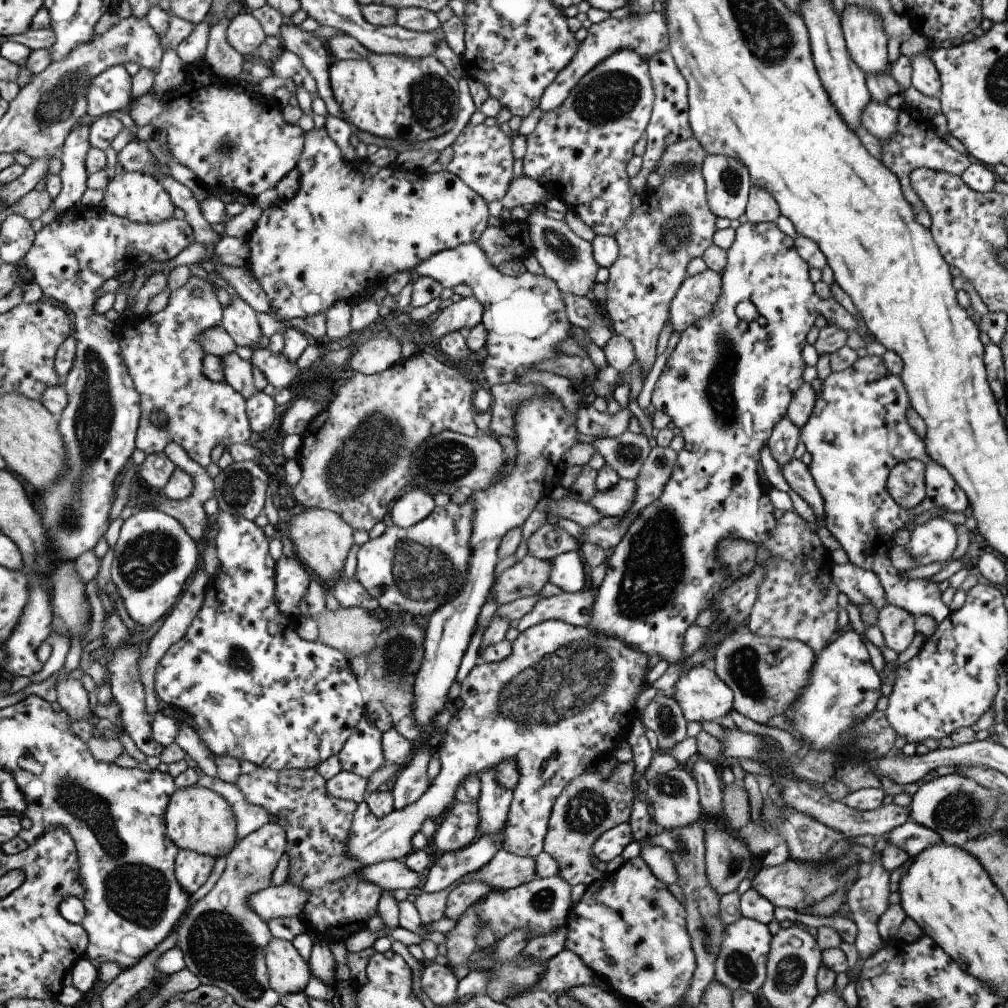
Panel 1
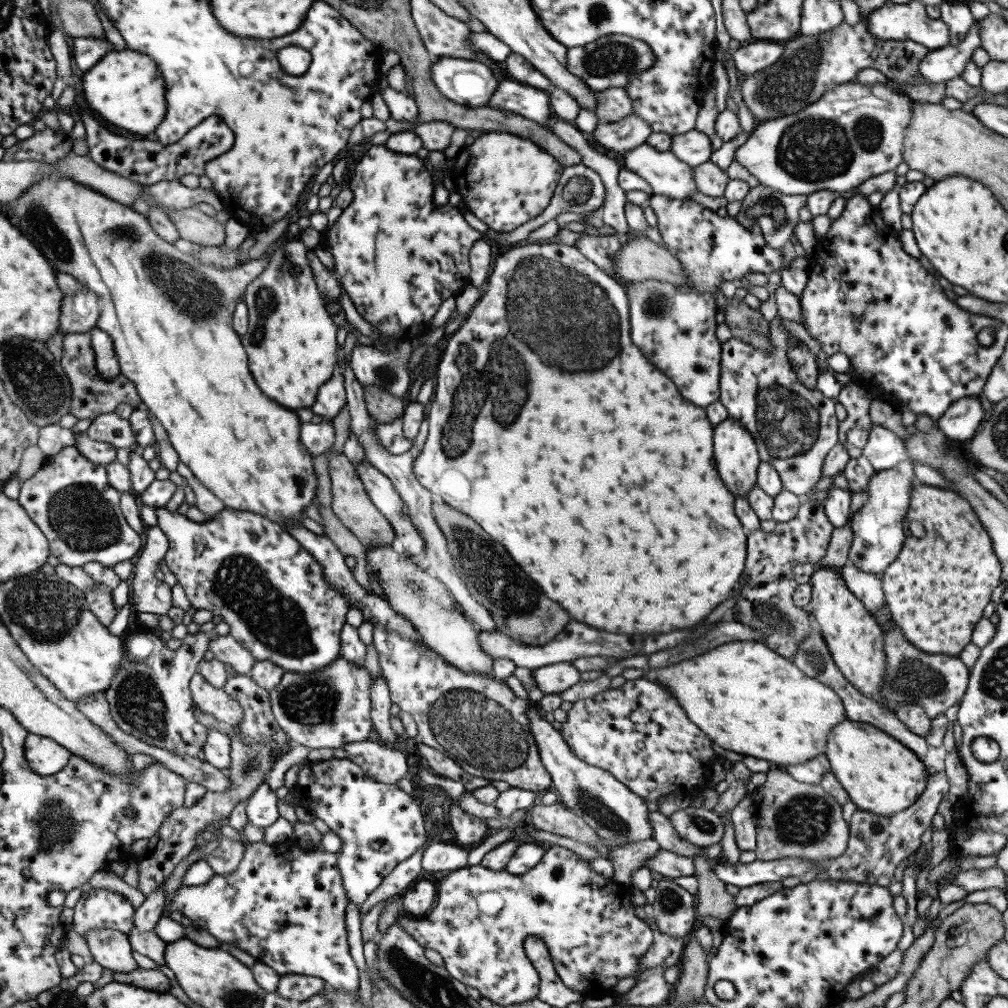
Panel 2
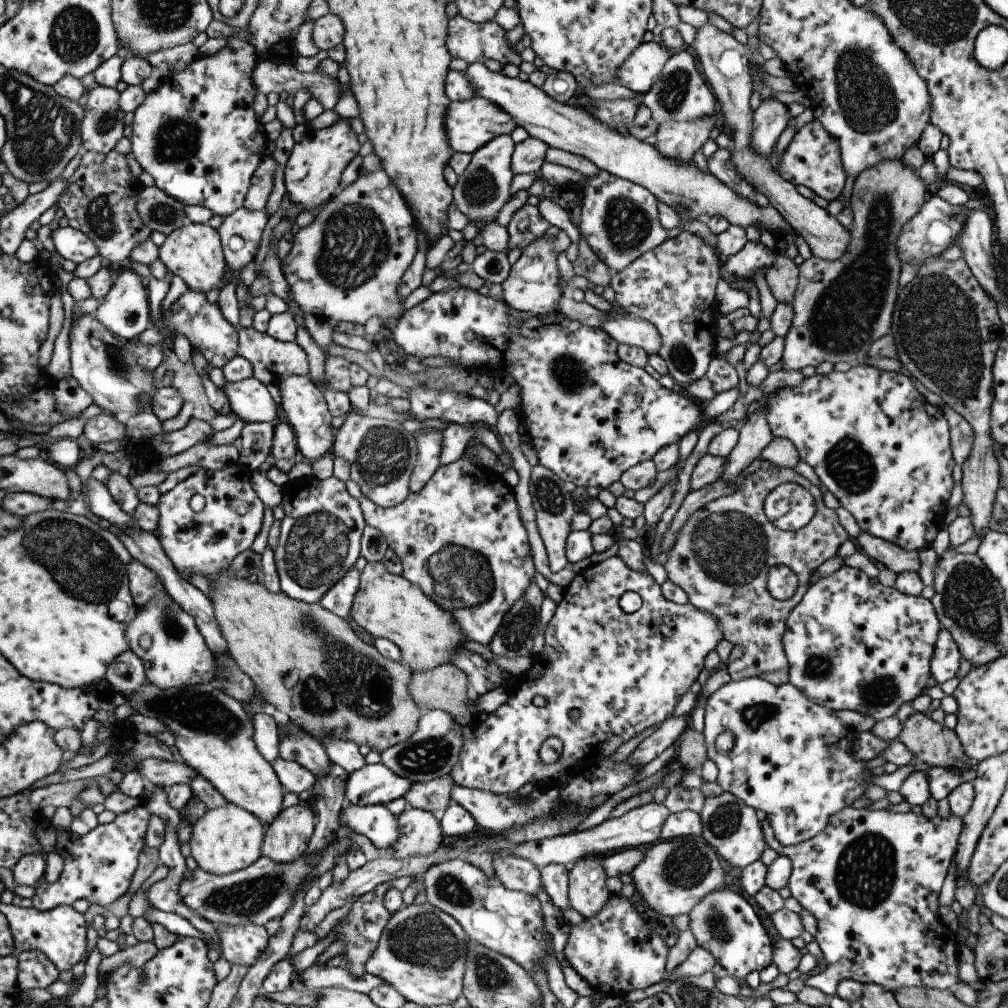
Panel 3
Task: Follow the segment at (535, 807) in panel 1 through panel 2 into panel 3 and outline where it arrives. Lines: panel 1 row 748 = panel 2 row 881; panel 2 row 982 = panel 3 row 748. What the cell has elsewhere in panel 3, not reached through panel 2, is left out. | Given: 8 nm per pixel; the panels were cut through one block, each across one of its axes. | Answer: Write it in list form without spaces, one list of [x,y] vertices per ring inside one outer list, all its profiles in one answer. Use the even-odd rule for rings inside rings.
[[[614,555],[595,565],[593,564],[592,566],[586,569],[583,569],[579,573],[576,573],[574,579],[567,585],[567,587],[564,588],[564,590],[565,591],[563,594],[562,601],[559,604],[557,604],[555,613],[552,616],[552,619],[550,620],[548,626],[545,628],[544,634],[541,636],[540,642],[537,648],[535,649],[535,652],[533,654],[535,658],[533,665],[522,676],[518,676],[518,680],[516,680],[515,685],[507,686],[508,693],[510,695],[508,702],[506,702],[506,704],[498,708],[498,710],[488,713],[487,720],[483,724],[480,724],[480,726],[478,726],[478,730],[476,730],[476,732],[473,732],[473,730],[471,729],[472,723],[475,718],[473,718],[470,725],[464,726],[464,734],[465,734],[464,746],[462,747],[461,753],[459,754],[459,761],[453,767],[453,770],[450,774],[450,776],[452,776],[452,778],[455,780],[456,786],[461,785],[462,787],[466,787],[469,789],[482,789],[482,790],[492,791],[492,792],[495,792],[496,794],[501,794],[501,795],[518,791],[519,788],[522,788],[525,784],[528,784],[528,783],[532,783],[533,786],[536,786],[536,787],[540,786],[544,788],[548,788],[548,787],[560,788],[562,783],[570,782],[570,780],[572,780],[572,778],[574,778],[574,776],[581,770],[585,768],[589,768],[592,765],[595,765],[596,763],[602,760],[608,761],[609,756],[623,742],[626,742],[627,740],[630,740],[631,738],[638,736],[638,734],[640,734],[643,730],[646,730],[646,728],[650,728],[650,726],[654,726],[654,724],[658,724],[658,722],[662,722],[668,719],[672,715],[674,706],[676,706],[676,703],[678,702],[680,697],[683,694],[686,694],[686,692],[690,690],[689,688],[691,684],[697,680],[698,674],[700,674],[700,671],[705,666],[704,659],[707,657],[707,654],[716,650],[717,646],[719,645],[719,642],[725,638],[723,630],[719,627],[719,622],[716,620],[716,617],[713,617],[712,614],[710,614],[709,612],[700,610],[698,607],[695,607],[690,602],[679,605],[678,603],[673,603],[673,602],[670,602],[669,600],[666,600],[666,598],[664,598],[664,595],[662,593],[662,586],[658,585],[658,583],[654,581],[654,579],[652,578],[650,574],[648,574],[648,572],[640,573],[639,571],[630,570],[630,568],[628,568],[628,566],[624,564],[624,561],[618,555]],[[628,590],[632,590],[632,592],[637,592],[640,595],[640,598],[642,598],[642,607],[633,613],[624,612],[624,610],[620,607],[620,605],[618,605],[618,600],[620,600],[620,596],[622,596],[624,592],[628,592]],[[536,695],[542,696],[542,698],[545,698],[546,700],[545,706],[538,707],[532,703],[532,698],[534,698],[534,696]],[[570,710],[578,710],[578,716],[576,716],[576,718],[572,718],[572,716],[570,716],[570,714],[568,713],[570,712]],[[548,737],[560,738],[560,740],[563,742],[563,753],[562,753],[562,756],[560,757],[560,760],[558,760],[558,762],[555,762],[554,764],[551,764],[551,765],[547,765],[546,763],[542,762],[541,758],[539,757],[539,748],[541,747],[541,744]]]

